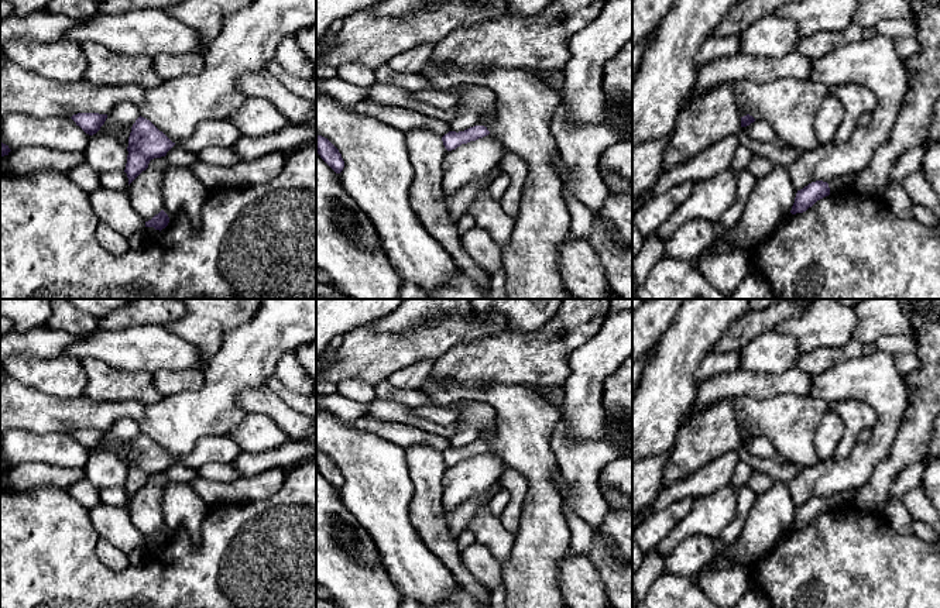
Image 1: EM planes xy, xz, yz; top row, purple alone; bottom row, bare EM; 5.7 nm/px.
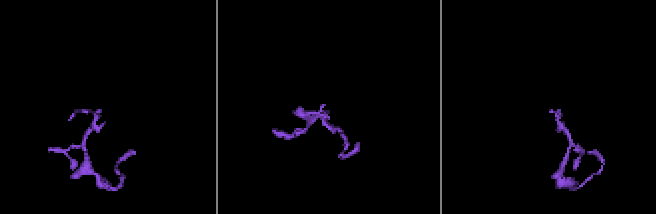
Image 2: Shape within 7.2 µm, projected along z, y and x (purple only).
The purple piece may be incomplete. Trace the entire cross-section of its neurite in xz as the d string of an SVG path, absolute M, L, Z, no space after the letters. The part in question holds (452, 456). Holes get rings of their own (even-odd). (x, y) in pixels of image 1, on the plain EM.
M429 378L419 391L439 408L457 402L484 402L493 406L497 415L495 437L488 443L474 442L459 449L449 447L442 453L443 461L452 467L491 449L510 468L528 480L529 487L522 502L521 523L511 557L501 563L505 608L567 608L559 584L559 564L569 554L572 533L563 513L563 495L553 481L559 466L549 443L550 434L562 419L560 409L526 385L490 384L477 389L459 384L442 384Z

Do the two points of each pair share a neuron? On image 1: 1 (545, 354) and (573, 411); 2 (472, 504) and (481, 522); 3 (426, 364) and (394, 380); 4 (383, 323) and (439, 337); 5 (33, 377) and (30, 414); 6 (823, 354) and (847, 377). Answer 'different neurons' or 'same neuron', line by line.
1: different neurons
2: different neurons
3: same neuron
4: different neurons
5: different neurons
6: different neurons

